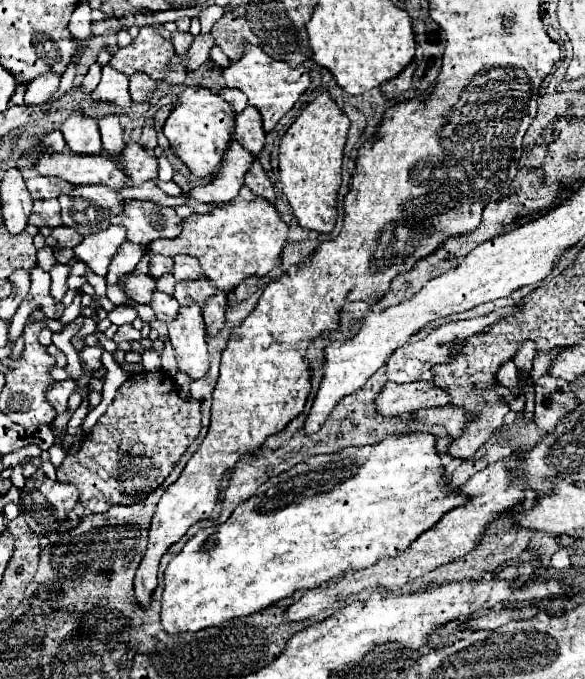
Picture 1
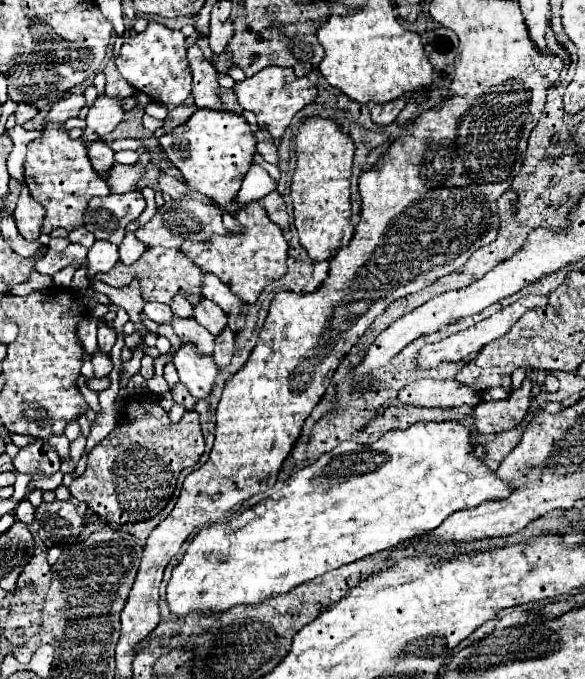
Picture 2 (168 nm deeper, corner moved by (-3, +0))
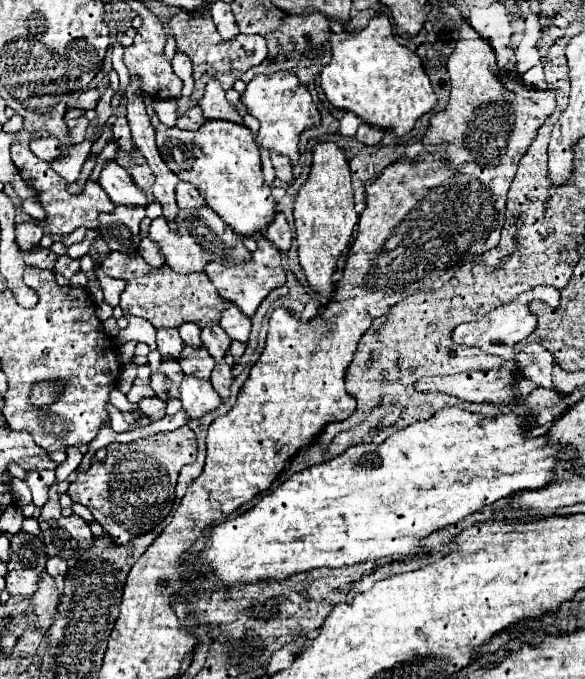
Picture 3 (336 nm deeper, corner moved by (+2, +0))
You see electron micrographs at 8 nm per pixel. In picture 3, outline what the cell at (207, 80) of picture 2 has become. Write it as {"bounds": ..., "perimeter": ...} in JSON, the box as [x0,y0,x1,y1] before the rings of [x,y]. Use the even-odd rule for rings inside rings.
{"bounds":[200,81,244,123],"perimeter":[[[210,81],[204,89],[204,97],[200,101],[200,107],[206,115],[206,119],[220,119],[220,121],[232,121],[232,123],[244,123],[238,111],[226,101],[224,89],[218,85],[218,81]]]}

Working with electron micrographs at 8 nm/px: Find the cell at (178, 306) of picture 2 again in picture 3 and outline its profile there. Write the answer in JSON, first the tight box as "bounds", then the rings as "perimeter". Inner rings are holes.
{"bounds":[180,323,202,347],"perimeter":[[[184,323],[180,329],[180,337],[184,339],[186,345],[190,347],[202,347],[202,339],[200,339],[200,327],[192,325],[192,323]]]}

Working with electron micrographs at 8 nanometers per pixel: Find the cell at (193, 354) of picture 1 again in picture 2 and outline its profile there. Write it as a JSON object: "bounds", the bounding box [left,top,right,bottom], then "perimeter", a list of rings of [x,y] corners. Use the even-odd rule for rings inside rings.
{"bounds":[173,343,217,397],"perimeter":[[[181,343],[173,355],[173,365],[179,373],[181,383],[193,397],[207,397],[215,385],[217,363],[211,355],[199,353],[195,343]]]}

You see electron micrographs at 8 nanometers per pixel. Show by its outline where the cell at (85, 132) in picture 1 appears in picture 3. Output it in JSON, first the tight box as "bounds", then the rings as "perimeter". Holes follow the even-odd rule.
{"bounds":[100,161,150,207],"perimeter":[[[116,161],[106,163],[100,177],[100,187],[108,193],[114,205],[134,205],[134,207],[146,207],[150,201],[146,193],[138,187],[134,187],[132,177],[126,169],[122,169]]]}

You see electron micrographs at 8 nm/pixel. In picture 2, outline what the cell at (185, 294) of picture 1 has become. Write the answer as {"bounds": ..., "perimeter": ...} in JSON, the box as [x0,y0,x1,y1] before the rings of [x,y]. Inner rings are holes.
{"bounds":[193,301,227,335],"perimeter":[[[199,301],[199,305],[193,305],[193,317],[199,325],[203,325],[209,333],[217,335],[227,325],[227,313],[219,309],[213,301]]]}

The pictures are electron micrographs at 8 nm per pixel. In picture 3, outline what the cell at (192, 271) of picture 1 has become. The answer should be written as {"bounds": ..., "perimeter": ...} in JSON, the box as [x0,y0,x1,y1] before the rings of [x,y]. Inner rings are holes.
{"bounds":[220,305,250,343],"perimeter":[[[230,305],[222,311],[222,319],[220,319],[220,327],[226,331],[226,335],[230,339],[236,339],[240,343],[248,343],[250,337],[250,319],[238,311],[236,305]]]}

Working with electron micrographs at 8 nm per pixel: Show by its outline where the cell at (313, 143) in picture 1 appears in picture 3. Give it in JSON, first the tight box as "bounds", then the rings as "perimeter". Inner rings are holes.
{"bounds":[294,143,358,299],"perimeter":[[[318,143],[314,147],[310,177],[300,189],[294,203],[294,221],[298,257],[308,285],[314,293],[320,293],[328,299],[334,291],[332,275],[336,271],[336,261],[350,245],[350,235],[358,223],[358,213],[354,211],[354,197],[350,187],[350,167],[336,143]]]}

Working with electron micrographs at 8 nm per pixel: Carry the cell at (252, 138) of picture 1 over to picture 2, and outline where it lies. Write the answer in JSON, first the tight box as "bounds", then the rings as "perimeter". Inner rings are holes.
{"bounds":[255,129,279,165],"perimeter":[[[257,129],[257,131],[255,131],[255,139],[257,139],[257,145],[255,145],[257,153],[259,153],[267,163],[277,165],[279,155],[277,155],[277,147],[275,147],[273,139],[271,139],[271,143],[269,143],[269,133],[263,133],[263,129]]]}

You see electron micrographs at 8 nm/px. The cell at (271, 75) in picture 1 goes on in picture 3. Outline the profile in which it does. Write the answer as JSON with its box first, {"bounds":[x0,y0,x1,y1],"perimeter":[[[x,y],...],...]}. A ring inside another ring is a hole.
{"bounds":[242,71,320,163],"perimeter":[[[278,71],[272,75],[256,75],[248,83],[246,93],[242,95],[242,103],[246,105],[248,113],[260,121],[260,131],[256,135],[258,145],[278,155],[286,155],[292,163],[298,163],[300,135],[306,129],[320,125],[320,113],[312,101],[312,95],[298,81],[298,77],[286,71]]]}

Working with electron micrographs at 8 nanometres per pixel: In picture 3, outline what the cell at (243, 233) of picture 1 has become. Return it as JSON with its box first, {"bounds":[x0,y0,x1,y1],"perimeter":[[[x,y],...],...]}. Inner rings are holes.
{"bounds":[206,235,286,317],"perimeter":[[[256,235],[256,241],[258,241],[258,249],[252,253],[252,261],[248,261],[244,265],[236,265],[236,267],[228,267],[228,269],[220,263],[208,263],[206,265],[206,275],[210,277],[212,285],[218,289],[222,299],[238,305],[238,309],[248,317],[252,317],[256,313],[262,299],[272,289],[282,287],[286,283],[286,273],[284,273],[284,267],[282,267],[280,251],[262,235]]]}

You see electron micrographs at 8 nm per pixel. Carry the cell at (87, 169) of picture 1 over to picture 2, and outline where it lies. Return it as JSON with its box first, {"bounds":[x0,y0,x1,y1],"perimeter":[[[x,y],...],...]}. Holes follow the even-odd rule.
{"bounds":[107,152,151,193],"perimeter":[[[143,152],[143,155],[139,157],[139,163],[135,165],[121,165],[121,163],[115,163],[109,171],[107,171],[107,187],[111,189],[111,193],[127,193],[127,191],[135,191],[137,189],[137,181],[139,177],[143,175],[145,171],[145,165],[147,161],[150,161],[151,155]]]}

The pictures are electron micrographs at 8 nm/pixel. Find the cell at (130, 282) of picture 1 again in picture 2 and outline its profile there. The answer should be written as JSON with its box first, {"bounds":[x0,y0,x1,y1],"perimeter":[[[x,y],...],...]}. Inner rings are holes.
{"bounds":[145,301,173,323],"perimeter":[[[145,301],[145,309],[147,317],[155,323],[169,323],[173,313],[171,313],[171,307],[165,305],[165,303],[157,303],[157,301]]]}

